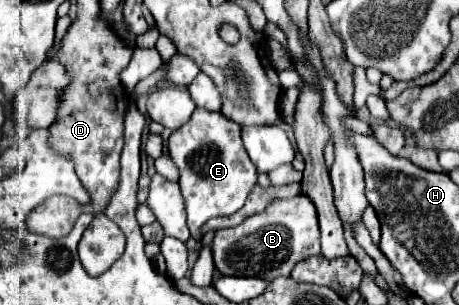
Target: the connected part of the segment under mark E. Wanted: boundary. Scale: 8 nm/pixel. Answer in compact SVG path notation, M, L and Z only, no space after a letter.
M202 107L194 109L190 121L170 135L168 151L180 171L180 191L186 205L188 229L194 239L200 239L200 227L210 217L232 215L242 209L258 185L258 169L242 145L240 125L222 113L212 113Z

